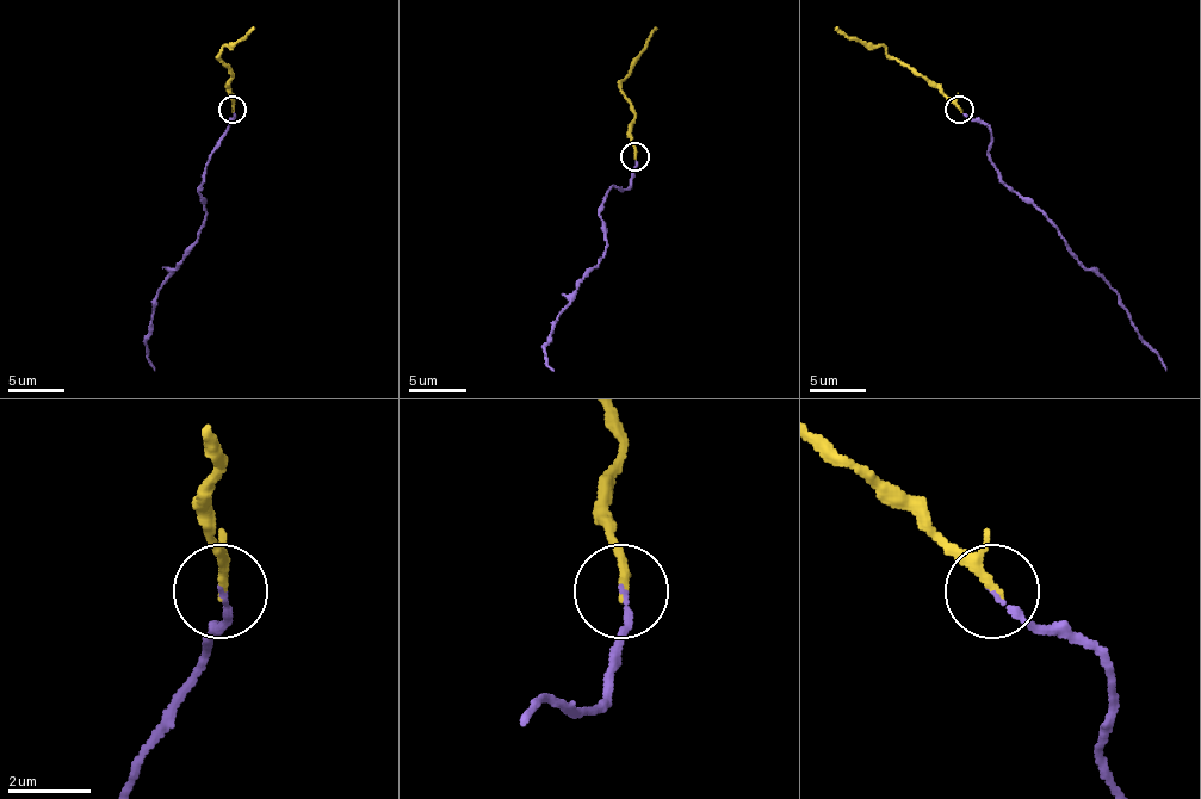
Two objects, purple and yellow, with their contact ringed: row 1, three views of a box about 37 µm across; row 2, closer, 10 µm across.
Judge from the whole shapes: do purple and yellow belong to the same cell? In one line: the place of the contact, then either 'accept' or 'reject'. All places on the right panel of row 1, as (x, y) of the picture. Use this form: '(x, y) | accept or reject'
(959, 110) | accept

